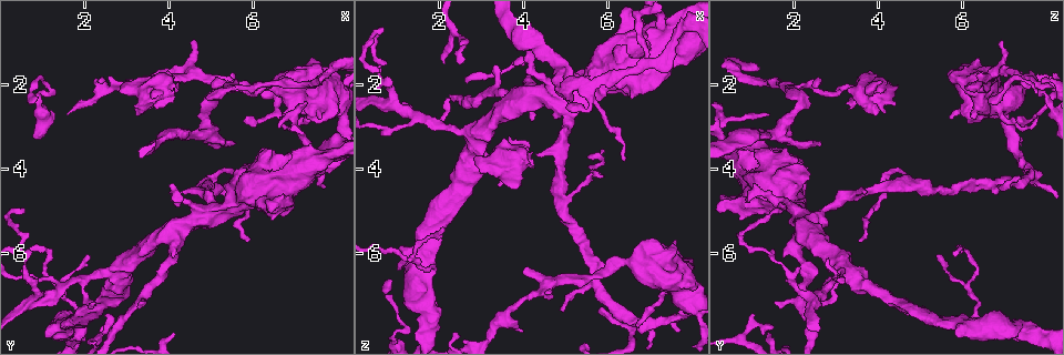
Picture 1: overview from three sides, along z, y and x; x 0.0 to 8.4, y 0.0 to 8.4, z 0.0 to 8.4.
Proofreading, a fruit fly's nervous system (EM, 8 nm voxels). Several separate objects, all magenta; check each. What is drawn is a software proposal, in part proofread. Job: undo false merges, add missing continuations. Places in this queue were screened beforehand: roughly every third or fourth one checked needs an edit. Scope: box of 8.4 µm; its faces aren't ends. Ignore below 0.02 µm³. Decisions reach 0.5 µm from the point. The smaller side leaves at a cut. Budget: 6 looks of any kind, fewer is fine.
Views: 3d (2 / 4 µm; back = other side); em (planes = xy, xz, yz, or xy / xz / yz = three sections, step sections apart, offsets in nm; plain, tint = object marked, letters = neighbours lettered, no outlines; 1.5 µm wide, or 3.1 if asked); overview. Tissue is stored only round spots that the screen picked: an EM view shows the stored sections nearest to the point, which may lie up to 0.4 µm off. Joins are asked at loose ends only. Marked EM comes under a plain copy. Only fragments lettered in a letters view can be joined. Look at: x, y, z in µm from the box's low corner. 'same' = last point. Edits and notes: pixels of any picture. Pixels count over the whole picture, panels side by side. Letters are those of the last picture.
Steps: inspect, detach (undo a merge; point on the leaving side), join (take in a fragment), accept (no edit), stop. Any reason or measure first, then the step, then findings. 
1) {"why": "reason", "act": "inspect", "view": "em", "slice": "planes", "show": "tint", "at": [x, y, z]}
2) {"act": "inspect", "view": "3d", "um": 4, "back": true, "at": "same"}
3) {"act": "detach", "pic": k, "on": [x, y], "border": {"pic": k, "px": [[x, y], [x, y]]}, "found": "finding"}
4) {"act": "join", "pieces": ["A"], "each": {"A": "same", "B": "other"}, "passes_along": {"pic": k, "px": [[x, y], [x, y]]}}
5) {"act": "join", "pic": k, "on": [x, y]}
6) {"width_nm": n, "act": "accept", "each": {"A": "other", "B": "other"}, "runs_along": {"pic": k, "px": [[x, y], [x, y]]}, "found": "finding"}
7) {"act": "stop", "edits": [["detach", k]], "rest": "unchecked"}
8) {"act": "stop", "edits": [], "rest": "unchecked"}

{"why": "free end", "act": "inspect", "view": "em", "slice": "yz", "step": 8, "show": "letters", "at": [6.40, 2.05, 3.80]}

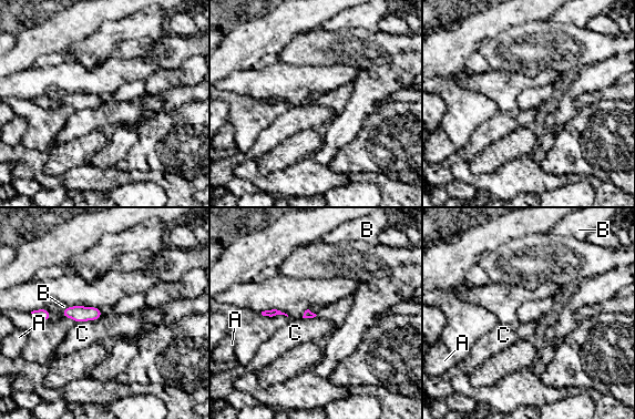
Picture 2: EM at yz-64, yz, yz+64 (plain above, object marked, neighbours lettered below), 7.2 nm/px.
{"longest_contact_nm": ["C", 220], "act": "accept", "each": {"A": "other", "B": "other", "C": "other"}, "border": {"pic": 2, "px": [[103, 315], [94, 319], [75, 323]]}, "found": "no lettered fragment goes on from it"}

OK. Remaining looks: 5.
{"why": "branch stops here", "act": "inspect", "view": "em", "slice": "planes", "show": "letters", "at": [3.95, 1.70, 6.35]}

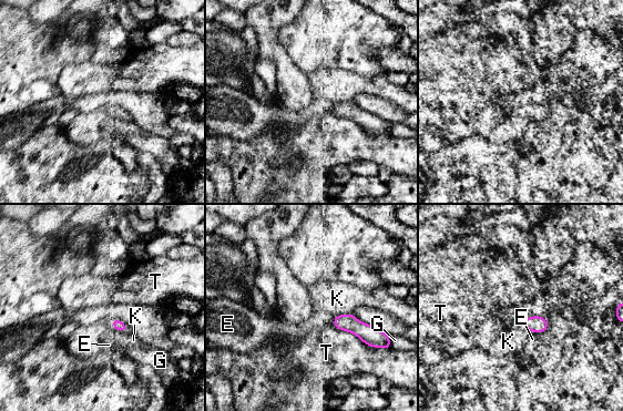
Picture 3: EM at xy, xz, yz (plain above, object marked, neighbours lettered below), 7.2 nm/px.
{"longest_contact_nm": ["T", 340], "act": "accept", "each": {"E": "other", "G": "other", "K": "other", "T": "other"}, "border": {"pic": 3, "px": [[531, 331], [540, 334]]}, "found": "no lettered fragment goes on from it"}

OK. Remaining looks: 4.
{"why": "thin end", "act": "inspect", "view": "3d", "um": 4, "at": [4.30, 4.75, 0.90]}

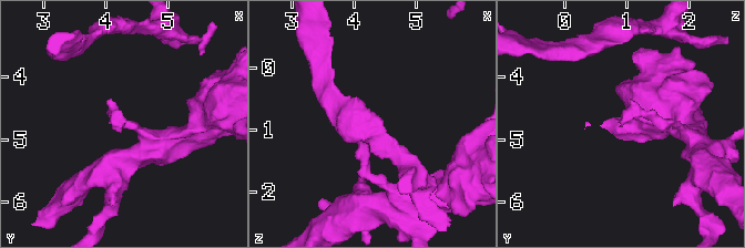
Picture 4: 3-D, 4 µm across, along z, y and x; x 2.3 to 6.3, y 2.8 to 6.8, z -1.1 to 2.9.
{"why": "need the tissue", "act": "inspect", "view": "em", "slice": "planes", "show": "letters", "at": [4.35, 4.75, 0.90]}

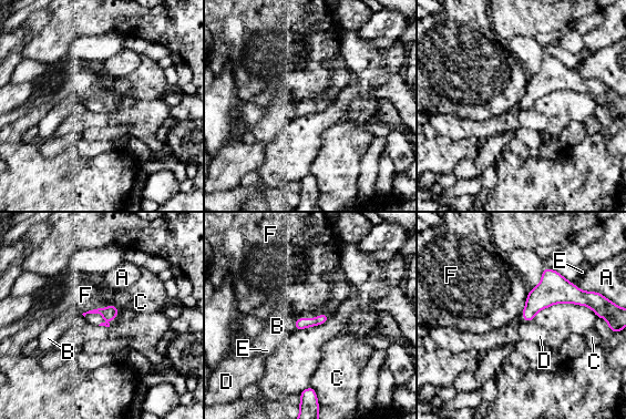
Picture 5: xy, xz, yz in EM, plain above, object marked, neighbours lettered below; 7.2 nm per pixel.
{"act": "accept", "each": {"A": "other", "B": "other", "C": "other", "D": "other", "E": "other", "F": "other"}, "border": {"pic": 5, "px": [[309, 385], [317, 394]]}, "found": "none of them fits"}

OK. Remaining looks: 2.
{"act": "stop", "edits": [], "rest": "unchecked"}

